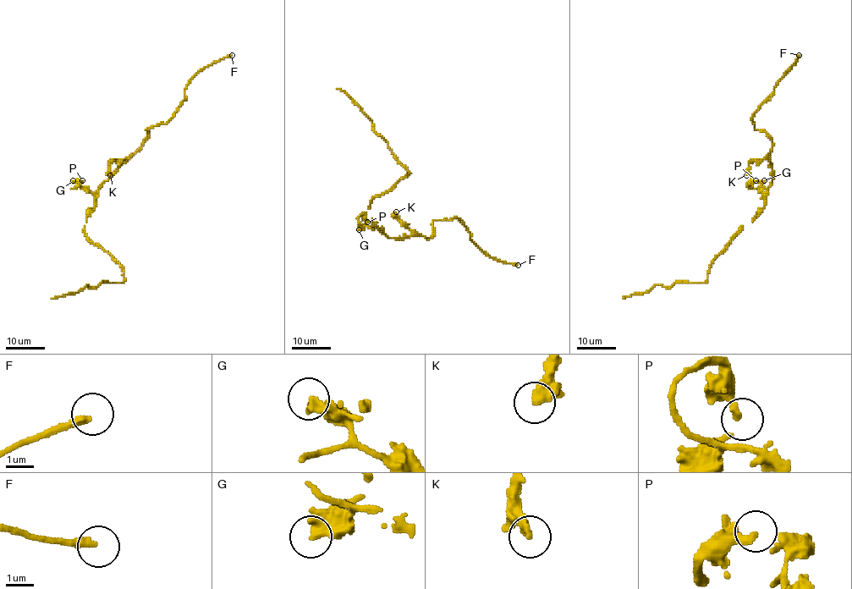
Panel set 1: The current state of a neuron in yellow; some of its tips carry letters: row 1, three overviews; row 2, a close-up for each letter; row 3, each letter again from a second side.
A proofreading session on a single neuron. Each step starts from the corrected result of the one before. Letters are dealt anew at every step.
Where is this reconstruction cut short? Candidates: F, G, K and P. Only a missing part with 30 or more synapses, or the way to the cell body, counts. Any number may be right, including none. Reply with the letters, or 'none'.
F

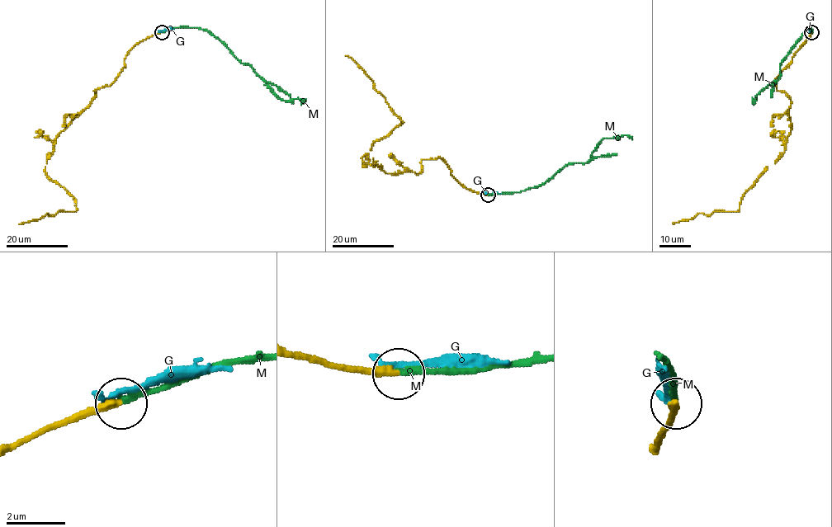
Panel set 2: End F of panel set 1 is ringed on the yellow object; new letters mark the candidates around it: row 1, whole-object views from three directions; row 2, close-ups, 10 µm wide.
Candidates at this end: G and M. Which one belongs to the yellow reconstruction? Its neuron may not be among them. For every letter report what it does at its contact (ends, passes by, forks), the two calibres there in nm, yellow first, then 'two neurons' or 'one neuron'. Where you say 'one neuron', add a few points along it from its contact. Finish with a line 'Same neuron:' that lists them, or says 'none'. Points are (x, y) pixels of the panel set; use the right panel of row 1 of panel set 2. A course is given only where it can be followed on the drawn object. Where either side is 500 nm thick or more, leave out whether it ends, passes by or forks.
G: it ends; calibres 280 and 240 nm; two neurons
M: it ends; calibres 240 and 200 nm; one neuron; course (811, 31), (810, 27), (805, 30), (780, 63), (780, 77), (763, 88), (754, 101), (752, 98), (756, 100)
Same neuron: M

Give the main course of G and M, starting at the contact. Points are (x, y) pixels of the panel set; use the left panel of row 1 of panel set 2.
G: (160, 32), (173, 28)
M: (161, 31), (178, 27), (207, 30), (242, 63), (248, 64), (277, 96), (287, 101), (305, 100)

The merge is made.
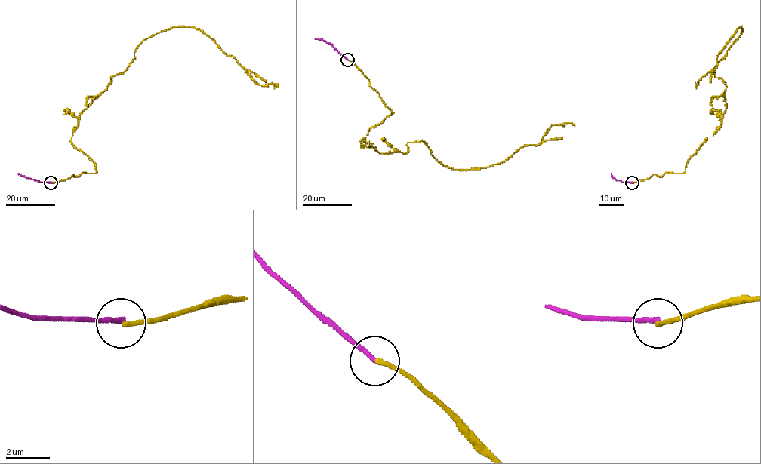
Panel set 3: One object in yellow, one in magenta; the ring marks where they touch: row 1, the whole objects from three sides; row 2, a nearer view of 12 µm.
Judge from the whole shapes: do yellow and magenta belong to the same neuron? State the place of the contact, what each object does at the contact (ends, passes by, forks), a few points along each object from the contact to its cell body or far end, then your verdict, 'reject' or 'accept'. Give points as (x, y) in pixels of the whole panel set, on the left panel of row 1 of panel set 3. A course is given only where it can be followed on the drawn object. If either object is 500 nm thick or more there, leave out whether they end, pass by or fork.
at (50, 182); yellow ends there; magenta ends there; yellow runs (50, 182), (96, 171), (72, 142), (78, 116), (158, 32), (200, 29), (255, 81), (278, 84); magenta runs (50, 182), (40, 182), (18, 173); reject

